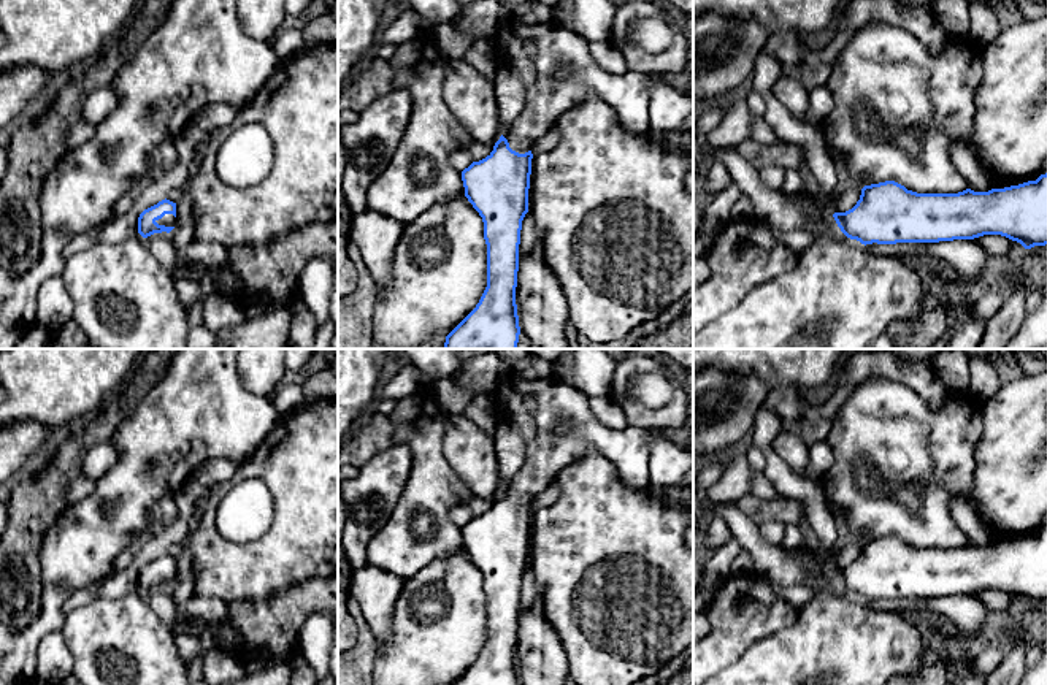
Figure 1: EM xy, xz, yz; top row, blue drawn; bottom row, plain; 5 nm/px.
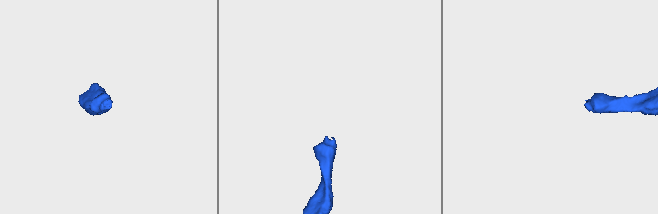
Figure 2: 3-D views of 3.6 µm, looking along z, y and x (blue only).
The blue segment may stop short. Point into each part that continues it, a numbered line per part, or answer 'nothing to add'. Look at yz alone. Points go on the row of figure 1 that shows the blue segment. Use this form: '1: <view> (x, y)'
nothing to add

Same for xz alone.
1: xz (533, 51)

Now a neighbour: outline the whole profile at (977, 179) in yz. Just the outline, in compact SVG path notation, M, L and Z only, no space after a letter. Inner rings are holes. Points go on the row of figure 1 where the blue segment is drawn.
M963 143L952 144L950 160L965 178L968 189L974 192L988 192L991 189L988 173Z

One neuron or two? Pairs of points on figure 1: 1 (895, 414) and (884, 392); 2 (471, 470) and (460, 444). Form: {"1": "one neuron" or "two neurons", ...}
{"1": "one neuron", "2": "one neuron"}

